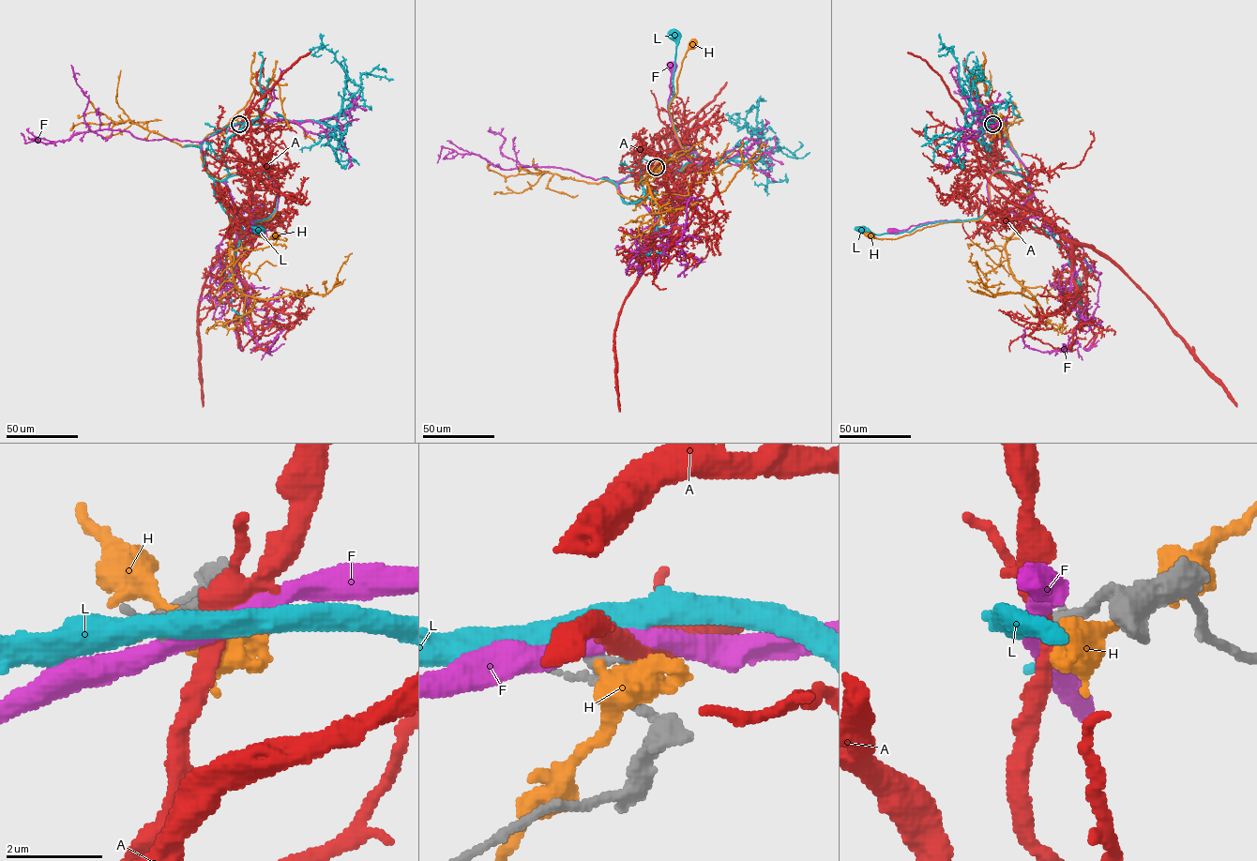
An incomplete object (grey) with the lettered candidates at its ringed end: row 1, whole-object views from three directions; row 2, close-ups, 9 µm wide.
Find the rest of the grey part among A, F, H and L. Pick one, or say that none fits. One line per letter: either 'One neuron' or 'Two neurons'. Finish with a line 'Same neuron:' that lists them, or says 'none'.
A: Two neurons
F: Two neurons
H: Two neurons
L: Two neurons
Same neuron: none

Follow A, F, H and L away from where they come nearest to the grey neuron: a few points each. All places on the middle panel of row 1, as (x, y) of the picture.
A: (657, 168), (646, 169), (668, 171), (672, 226), (667, 248), (641, 275), (619, 316), (619, 412)
F: (656, 168), (617, 182), (626, 203), (642, 202), (687, 163), (694, 162), (679, 145), (670, 118), (672, 66)
H: (656, 168), (650, 176), (620, 183), (617, 191), (635, 201), (693, 164), (669, 110), (681, 62), (691, 44)
L: (656, 168), (617, 184), (626, 202), (650, 194), (693, 163), (668, 108), (674, 37)

